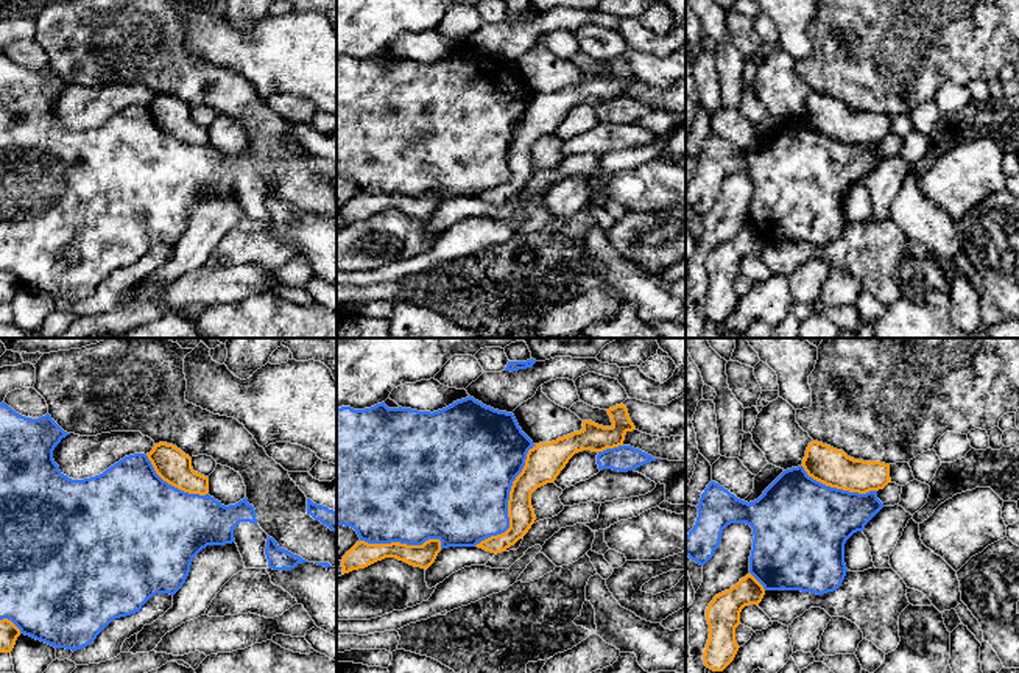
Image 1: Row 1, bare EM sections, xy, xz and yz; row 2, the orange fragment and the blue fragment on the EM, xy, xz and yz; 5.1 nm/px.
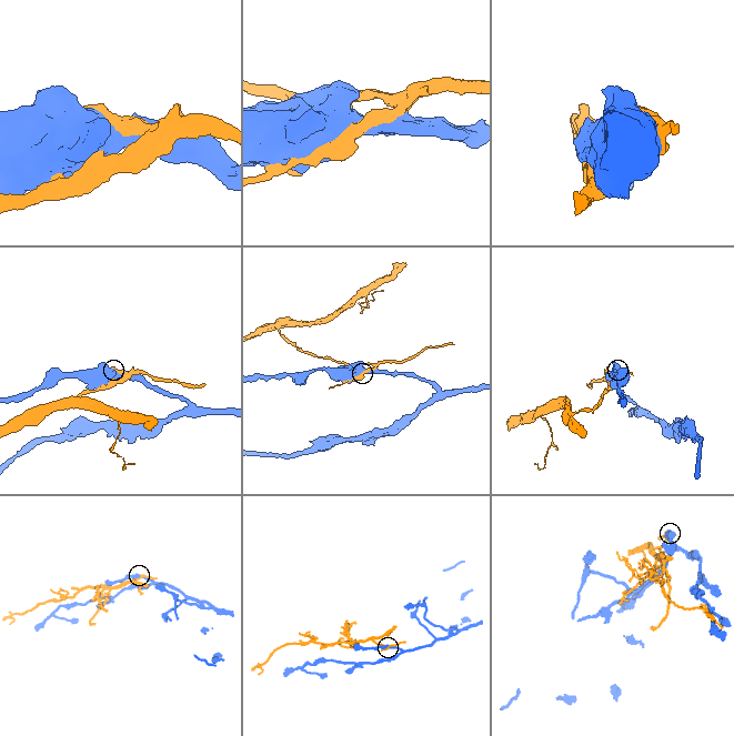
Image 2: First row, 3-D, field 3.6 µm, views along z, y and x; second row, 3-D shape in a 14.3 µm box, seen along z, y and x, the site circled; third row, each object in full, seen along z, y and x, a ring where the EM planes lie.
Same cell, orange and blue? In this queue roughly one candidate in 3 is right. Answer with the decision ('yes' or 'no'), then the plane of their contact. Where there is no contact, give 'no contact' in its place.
no | xz

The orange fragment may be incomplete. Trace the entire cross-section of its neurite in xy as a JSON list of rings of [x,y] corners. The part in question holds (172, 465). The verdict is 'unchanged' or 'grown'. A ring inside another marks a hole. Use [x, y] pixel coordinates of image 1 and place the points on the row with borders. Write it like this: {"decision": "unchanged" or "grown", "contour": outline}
{"decision": "unchanged", "contour": [[[159,442],[146,453],[156,474],[168,484],[189,494],[209,494],[209,478],[195,472],[192,458],[173,444]]]}

